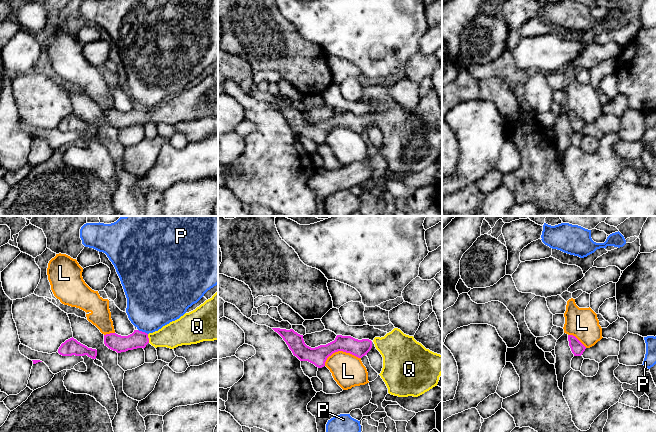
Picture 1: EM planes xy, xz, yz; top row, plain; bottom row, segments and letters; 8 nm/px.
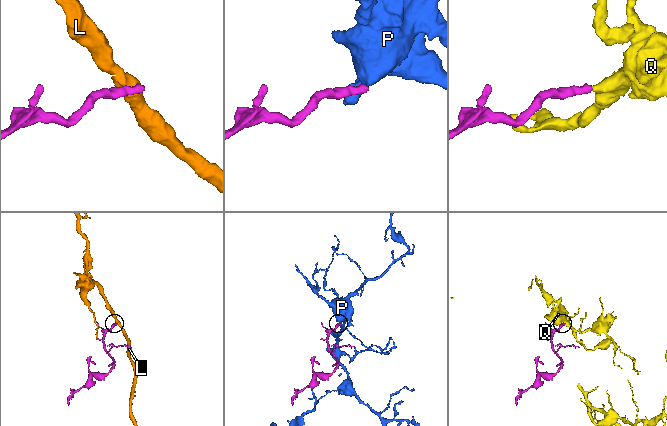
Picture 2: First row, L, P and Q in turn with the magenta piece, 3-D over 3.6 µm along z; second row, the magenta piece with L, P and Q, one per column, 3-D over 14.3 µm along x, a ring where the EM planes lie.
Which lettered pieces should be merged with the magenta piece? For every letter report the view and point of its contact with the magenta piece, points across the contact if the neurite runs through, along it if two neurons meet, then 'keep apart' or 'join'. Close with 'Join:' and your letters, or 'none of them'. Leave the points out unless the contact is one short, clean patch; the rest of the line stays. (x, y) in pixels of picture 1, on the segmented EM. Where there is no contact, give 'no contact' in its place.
L: contact xz (340, 350); border xz (360, 358), (342, 351), (335, 351), (327, 358), (324, 365); keep apart
P: contact xy (143, 332); border xy (138, 329), (147, 334); keep apart
Q: contact xy (148, 338); way xy (138, 339), (148, 338), (163, 338), (177, 333); join
Join: Q

